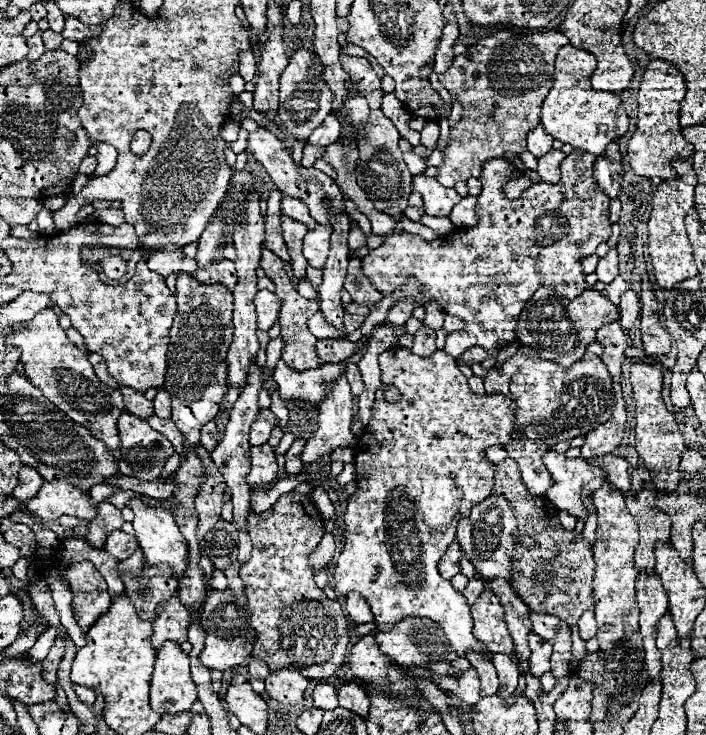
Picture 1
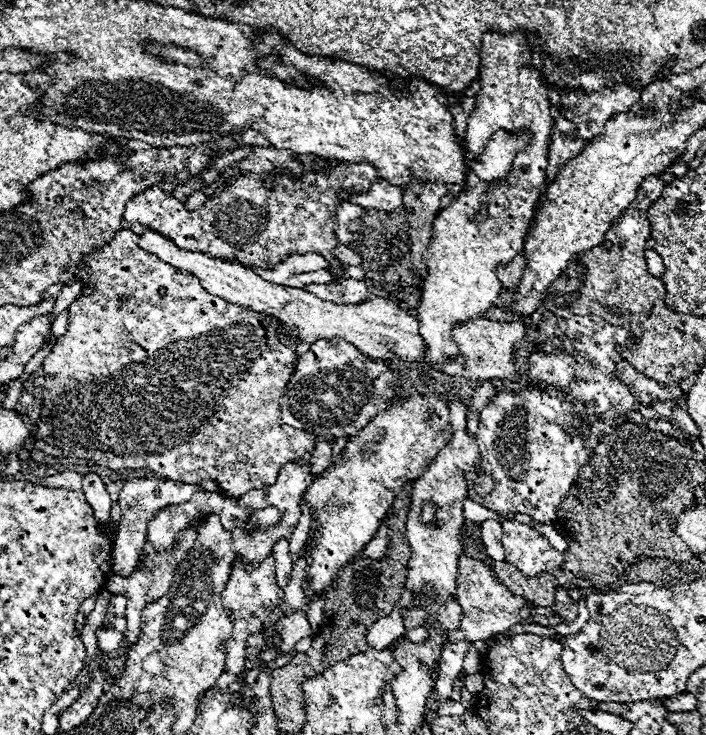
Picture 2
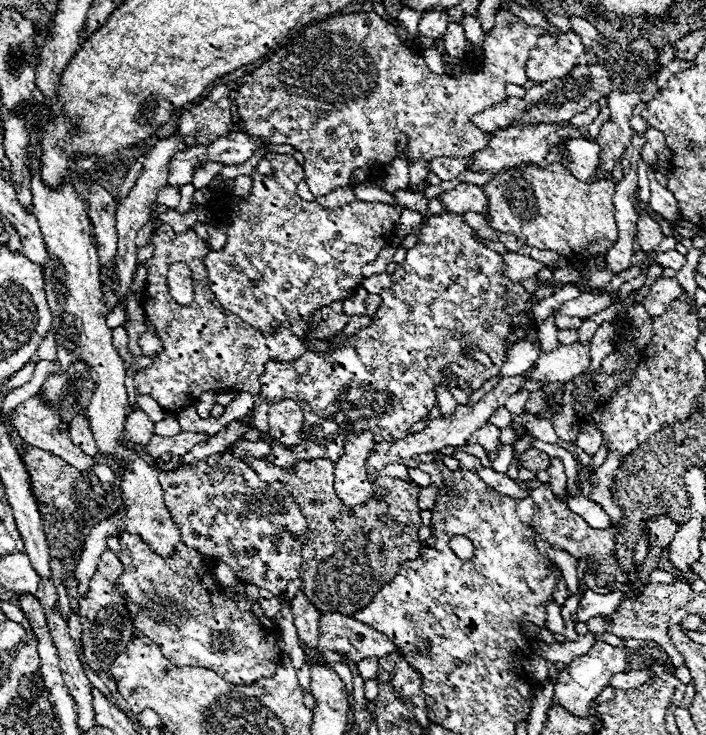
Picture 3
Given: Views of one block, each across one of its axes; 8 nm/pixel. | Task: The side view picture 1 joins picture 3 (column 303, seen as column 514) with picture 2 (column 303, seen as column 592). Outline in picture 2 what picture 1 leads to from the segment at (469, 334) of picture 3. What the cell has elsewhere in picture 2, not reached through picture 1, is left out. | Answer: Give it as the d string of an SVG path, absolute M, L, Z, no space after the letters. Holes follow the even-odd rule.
M342 338L318 340L306 354L298 358L296 372L286 388L286 394L280 398L282 420L292 428L302 428L318 436L356 436L380 410L386 410L392 404L390 398L396 394L396 388L398 376L390 372L384 362L376 362L364 356L356 346L350 346L350 342Z

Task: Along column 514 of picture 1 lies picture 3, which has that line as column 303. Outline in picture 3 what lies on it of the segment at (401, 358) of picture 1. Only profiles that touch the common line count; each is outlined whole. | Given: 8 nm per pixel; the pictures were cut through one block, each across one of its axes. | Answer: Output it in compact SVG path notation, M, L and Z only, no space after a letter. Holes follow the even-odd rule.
M282 400L274 406L270 406L268 412L268 426L270 426L270 438L276 442L282 442L286 446L300 444L300 432L302 432L302 408L294 400Z

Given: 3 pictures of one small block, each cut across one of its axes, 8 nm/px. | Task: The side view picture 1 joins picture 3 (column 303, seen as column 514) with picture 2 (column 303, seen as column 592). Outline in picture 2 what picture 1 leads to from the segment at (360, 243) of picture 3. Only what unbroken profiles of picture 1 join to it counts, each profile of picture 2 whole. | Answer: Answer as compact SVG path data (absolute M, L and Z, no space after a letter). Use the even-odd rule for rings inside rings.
M304 154L300 160L304 164L314 160L328 162L326 166L330 166L330 170L328 174L306 172L298 182L278 176L274 190L266 190L256 174L246 174L228 184L218 198L208 198L194 214L190 214L184 204L180 204L168 192L160 190L158 184L154 184L150 190L144 190L126 204L124 220L134 234L152 230L170 238L182 250L202 252L212 258L238 258L242 264L260 268L274 268L286 254L306 252L316 252L334 264L342 264L332 256L332 248L338 244L334 234L336 202L342 200L338 190L368 190L372 182L376 182L378 172L368 164L336 164L336 160L322 160L312 154Z

